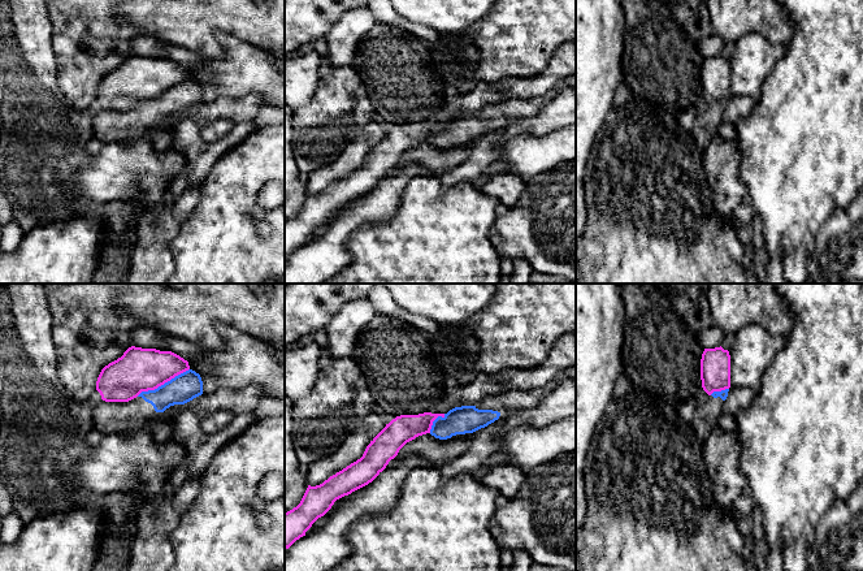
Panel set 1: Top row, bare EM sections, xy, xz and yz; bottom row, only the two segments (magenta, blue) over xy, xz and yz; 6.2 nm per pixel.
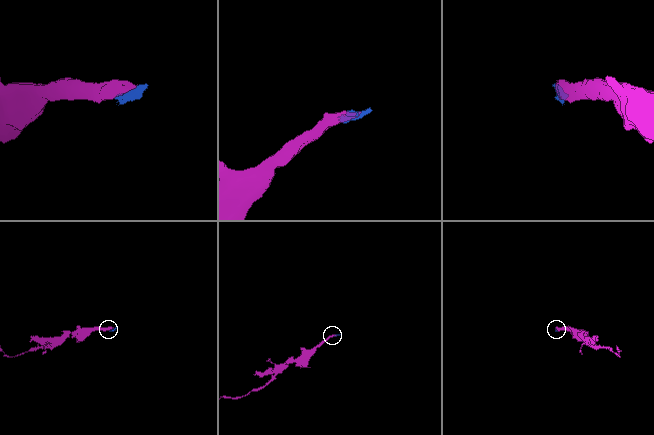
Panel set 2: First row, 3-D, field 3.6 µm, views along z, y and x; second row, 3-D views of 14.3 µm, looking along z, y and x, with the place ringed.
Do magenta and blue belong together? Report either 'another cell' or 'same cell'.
another cell

